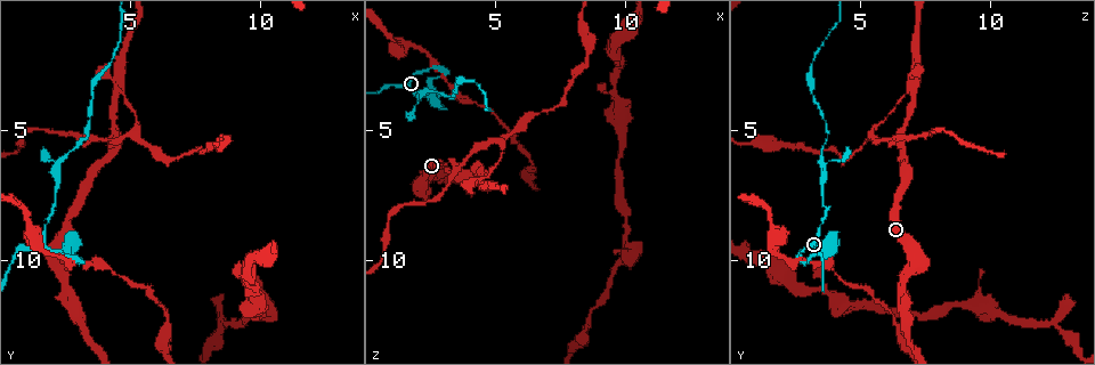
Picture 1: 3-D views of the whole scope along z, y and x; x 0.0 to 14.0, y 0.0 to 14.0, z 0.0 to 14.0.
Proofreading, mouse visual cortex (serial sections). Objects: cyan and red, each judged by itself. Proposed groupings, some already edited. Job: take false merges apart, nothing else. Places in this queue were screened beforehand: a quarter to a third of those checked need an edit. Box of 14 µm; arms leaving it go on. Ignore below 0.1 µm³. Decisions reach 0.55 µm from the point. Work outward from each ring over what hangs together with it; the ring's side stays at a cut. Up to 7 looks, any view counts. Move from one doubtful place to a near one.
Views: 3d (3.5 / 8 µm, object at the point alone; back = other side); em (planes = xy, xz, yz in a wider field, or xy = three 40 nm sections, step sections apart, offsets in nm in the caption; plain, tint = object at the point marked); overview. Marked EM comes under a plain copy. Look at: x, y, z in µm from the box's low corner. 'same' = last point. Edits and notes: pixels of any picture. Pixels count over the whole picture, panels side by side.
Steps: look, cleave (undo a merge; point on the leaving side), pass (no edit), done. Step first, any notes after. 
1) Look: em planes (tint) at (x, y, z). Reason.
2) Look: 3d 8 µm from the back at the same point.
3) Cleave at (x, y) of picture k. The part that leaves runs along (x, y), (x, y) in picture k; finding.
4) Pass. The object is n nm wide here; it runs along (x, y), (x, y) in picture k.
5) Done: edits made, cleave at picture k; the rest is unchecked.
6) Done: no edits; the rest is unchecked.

Look: 3d 3.5 µm at (2.1, 9.6, 7.0). Arms part here.

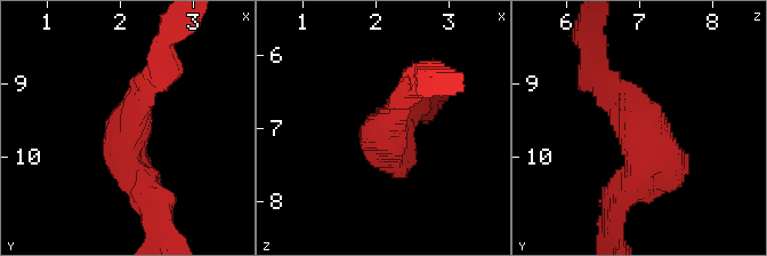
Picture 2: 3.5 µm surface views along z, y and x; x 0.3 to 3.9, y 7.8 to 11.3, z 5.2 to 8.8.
Look: em xy step 5 (tint) at (2.15, 9.55, 7.05).

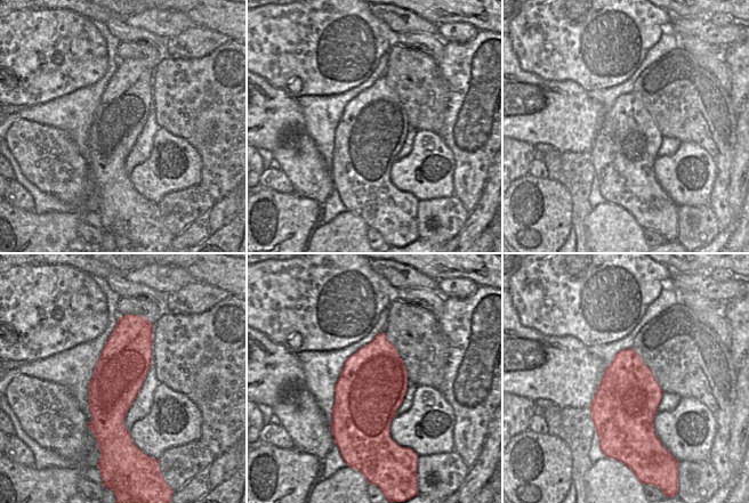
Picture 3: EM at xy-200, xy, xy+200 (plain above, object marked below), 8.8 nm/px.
Pass. It runs along (147, 84), (123, 154), (158, 204) in picture 2; one cell here.

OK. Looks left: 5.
Look: em xy step 1 (tint) at (2.8, 10.2, 3.0). Sharp bend.

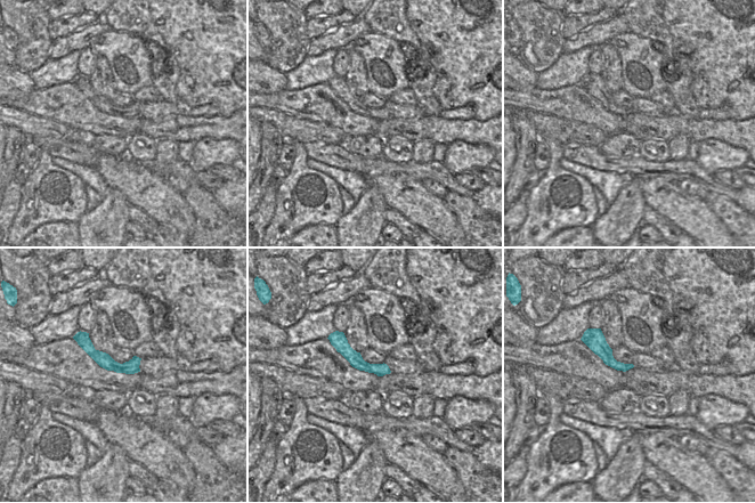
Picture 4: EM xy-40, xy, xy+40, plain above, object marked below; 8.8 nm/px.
Look: 3d 3.5 µm at the same point.

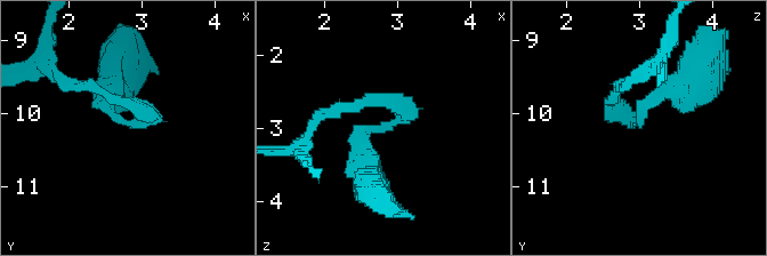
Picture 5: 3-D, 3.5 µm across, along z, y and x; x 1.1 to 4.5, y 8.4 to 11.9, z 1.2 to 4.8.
Cleave at (358, 129) of picture 5. The object is 130 nm wide here; the part that leaves runs along (394, 124), (355, 135), (370, 188) in picture 5; a second cell is stuck on.

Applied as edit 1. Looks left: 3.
Look: overview.

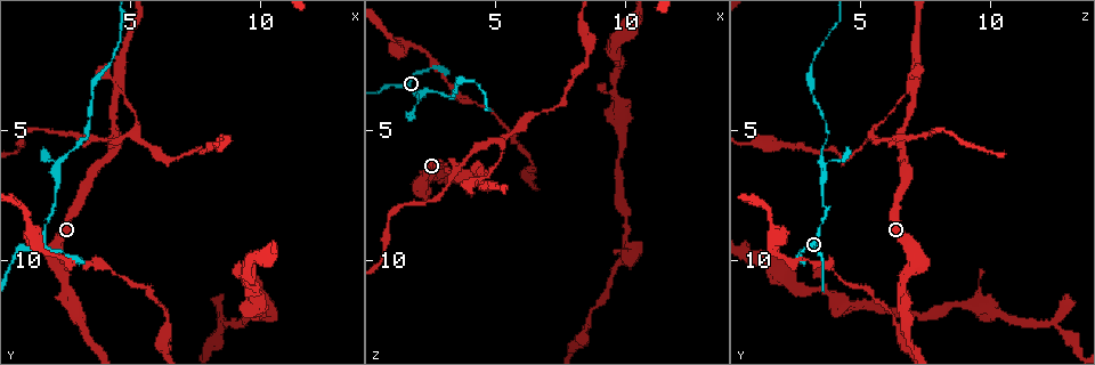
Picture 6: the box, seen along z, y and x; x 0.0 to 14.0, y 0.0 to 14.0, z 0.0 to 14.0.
Look: 3d 3.5 µm at (3.2, 5.3, 3.7). Thin neck.

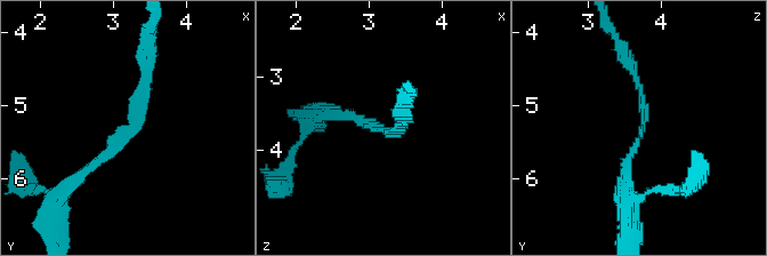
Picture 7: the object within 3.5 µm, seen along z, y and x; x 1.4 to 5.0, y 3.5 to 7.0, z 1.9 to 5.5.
Look: em xy step 3 (tint) at (3.25, 5.35, 3.70). The arms are 150, 150 nm wide; need the tissue.

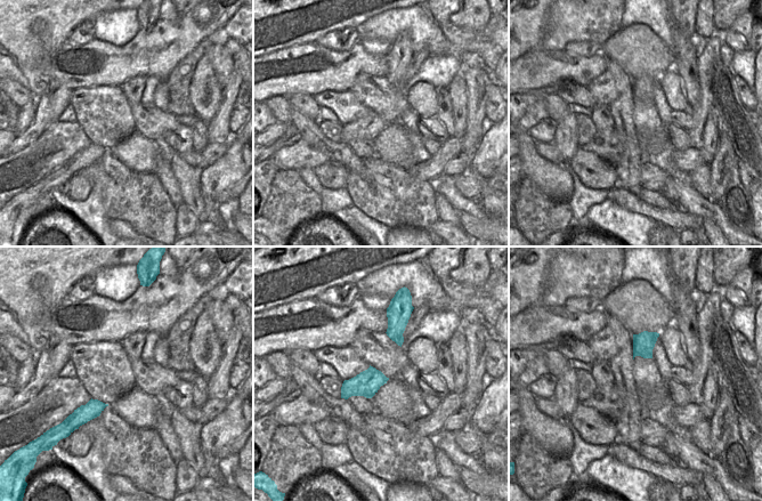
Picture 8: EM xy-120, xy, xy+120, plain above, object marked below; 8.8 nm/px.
Pass. It runs along (74, 181), (137, 121), (144, 61) in picture 7; continuous, no second cell.

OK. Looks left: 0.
Done: edits made, cleave at picture 5; the rest is unchecked.

